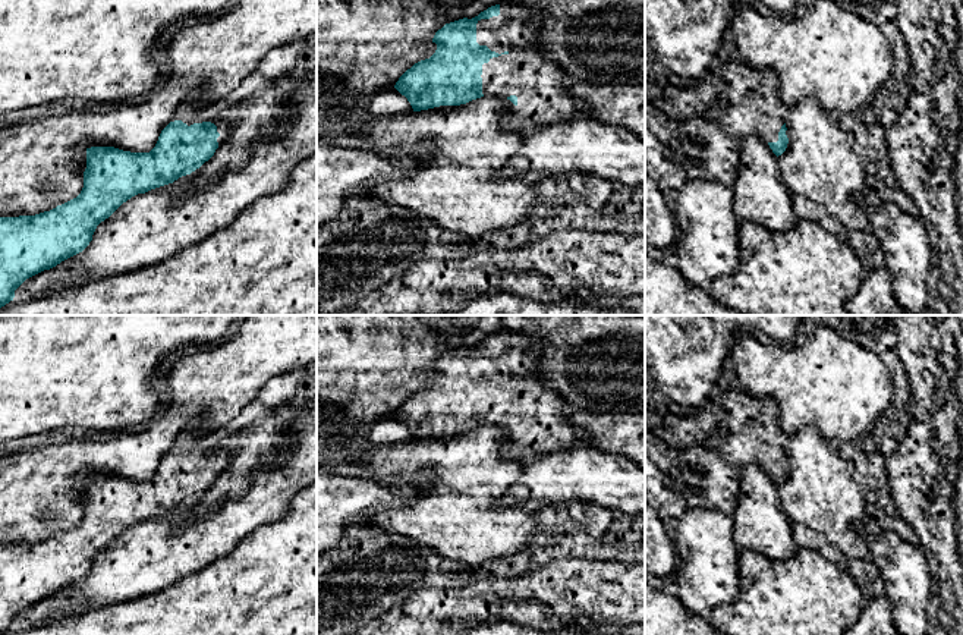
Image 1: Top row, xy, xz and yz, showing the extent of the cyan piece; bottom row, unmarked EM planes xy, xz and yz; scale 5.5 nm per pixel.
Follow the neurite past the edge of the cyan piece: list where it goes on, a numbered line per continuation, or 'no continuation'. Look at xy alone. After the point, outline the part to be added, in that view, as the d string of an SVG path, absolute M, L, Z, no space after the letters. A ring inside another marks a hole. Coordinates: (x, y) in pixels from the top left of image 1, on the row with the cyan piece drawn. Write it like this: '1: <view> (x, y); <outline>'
1: xy (192, 112); M191 100L183 103L176 114L173 116L171 122L182 120L188 126L193 123L211 122L217 126L217 132L220 136L217 138L218 147L227 139L230 128L224 122L218 119L221 109L224 107L226 101L215 101L210 104L204 104L198 100Z

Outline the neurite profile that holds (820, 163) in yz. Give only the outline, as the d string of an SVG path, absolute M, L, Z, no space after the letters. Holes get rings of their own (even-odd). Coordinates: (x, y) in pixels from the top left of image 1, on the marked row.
M806 98L789 109L786 128L789 144L777 158L783 182L792 195L802 195L824 207L828 216L849 230L869 230L869 221L860 204L869 189L866 158L853 151L846 122L841 117L831 117L816 100Z

